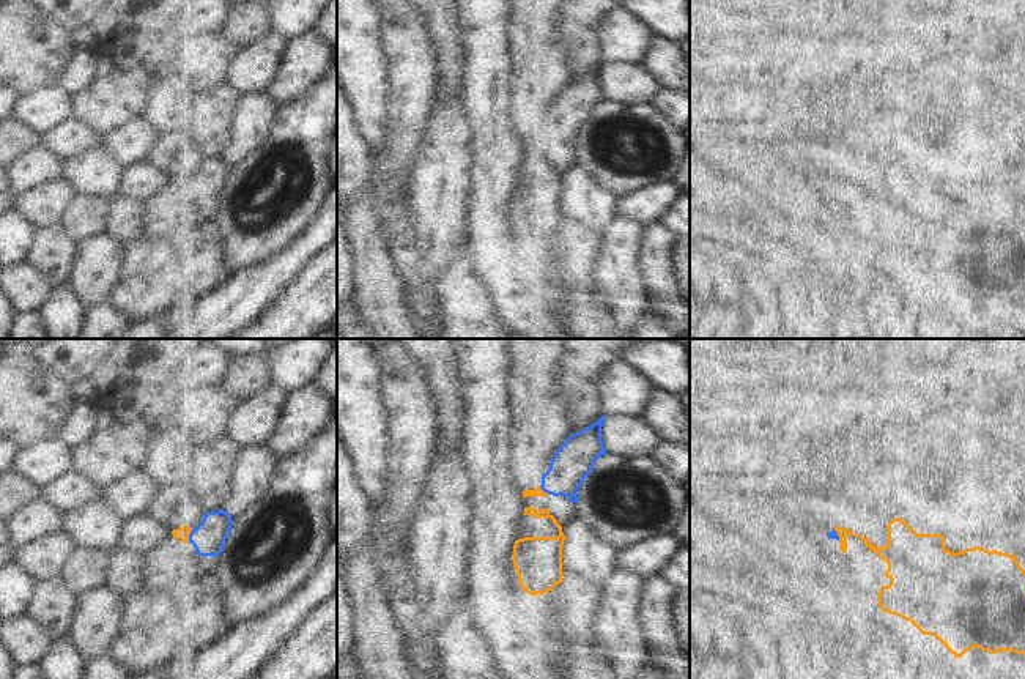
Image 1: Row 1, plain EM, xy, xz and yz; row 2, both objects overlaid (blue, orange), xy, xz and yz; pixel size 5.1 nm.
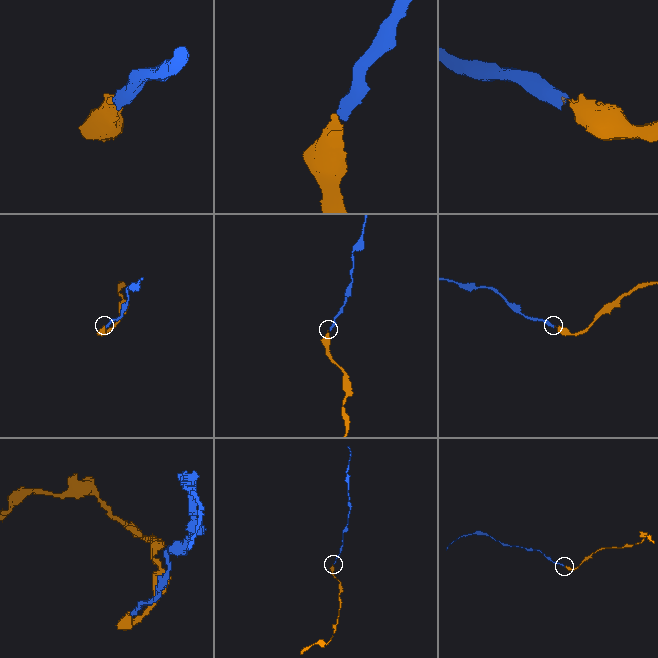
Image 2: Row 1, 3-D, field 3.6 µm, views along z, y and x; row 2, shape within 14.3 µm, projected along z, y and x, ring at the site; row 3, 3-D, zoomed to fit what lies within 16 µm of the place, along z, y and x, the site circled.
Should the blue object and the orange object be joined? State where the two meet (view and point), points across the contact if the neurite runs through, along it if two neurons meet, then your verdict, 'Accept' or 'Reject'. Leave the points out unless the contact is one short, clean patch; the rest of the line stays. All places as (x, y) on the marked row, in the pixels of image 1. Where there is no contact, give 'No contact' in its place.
Touches blue at xy (189, 536). Path across: xy (208, 538), (189, 536), (183, 533). Accept

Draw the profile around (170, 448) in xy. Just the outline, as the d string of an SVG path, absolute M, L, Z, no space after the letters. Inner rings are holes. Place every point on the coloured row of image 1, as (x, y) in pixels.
M162 424L142 469L157 487L176 484L179 465L184 462L194 463L197 460L198 443L200 435Z

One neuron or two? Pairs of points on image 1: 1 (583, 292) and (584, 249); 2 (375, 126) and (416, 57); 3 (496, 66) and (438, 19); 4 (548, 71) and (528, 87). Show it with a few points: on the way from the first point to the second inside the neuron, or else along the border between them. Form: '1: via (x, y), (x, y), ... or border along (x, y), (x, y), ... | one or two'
1: via (583, 281), (583, 260) | one
2: border along (384, 71), (388, 145) | two
3: border along (455, 16), (463, 60) | two
4: via (543, 76), (532, 87) | one

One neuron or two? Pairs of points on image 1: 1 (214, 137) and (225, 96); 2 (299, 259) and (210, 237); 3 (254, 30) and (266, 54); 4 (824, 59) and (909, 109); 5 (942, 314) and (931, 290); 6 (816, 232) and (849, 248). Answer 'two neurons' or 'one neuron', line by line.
1: one neuron
2: two neurons
3: two neurons
4: two neurons
5: one neuron
6: one neuron

